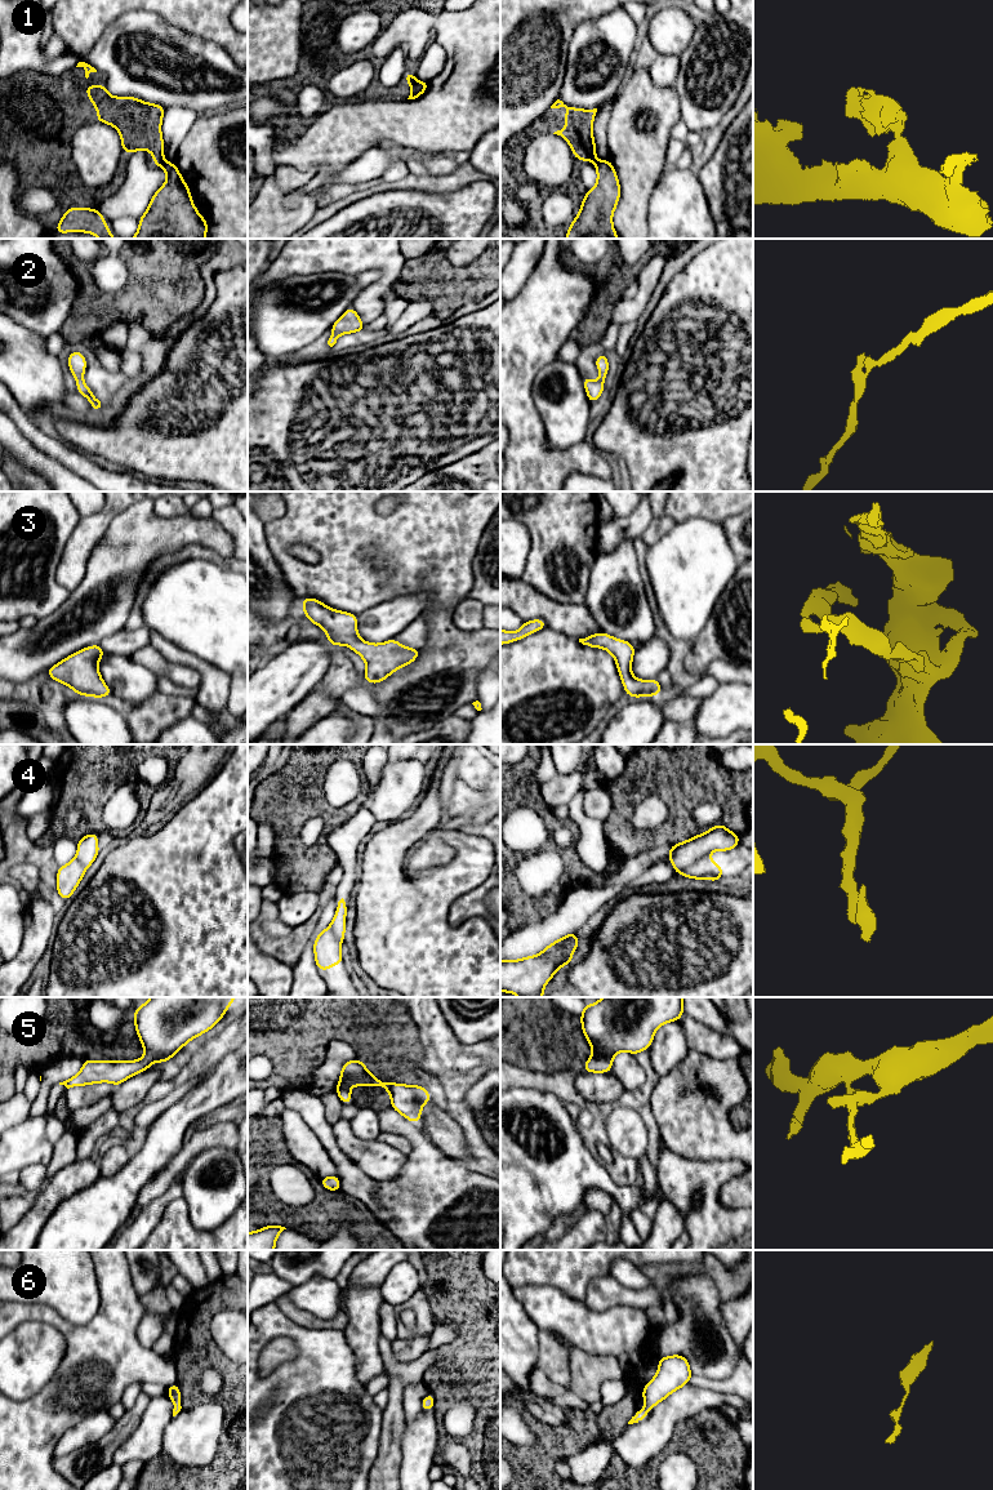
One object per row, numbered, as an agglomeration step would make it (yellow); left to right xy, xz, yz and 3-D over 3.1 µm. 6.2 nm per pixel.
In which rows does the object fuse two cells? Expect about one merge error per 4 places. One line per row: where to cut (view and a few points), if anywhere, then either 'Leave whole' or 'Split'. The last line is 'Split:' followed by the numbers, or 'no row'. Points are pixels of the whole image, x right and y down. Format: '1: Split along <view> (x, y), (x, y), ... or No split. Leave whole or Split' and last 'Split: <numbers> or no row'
1: Split along xz (415, 80), (410, 85). Split
2: No split. Leave whole
3: No split. Leave whole
4: Split along yz (709, 852), (677, 872). Split
5: No split. Leave whole
6: No split. Leave whole
Split: 1, 4

